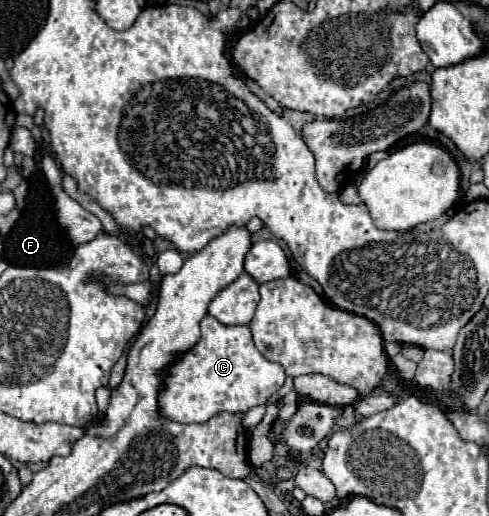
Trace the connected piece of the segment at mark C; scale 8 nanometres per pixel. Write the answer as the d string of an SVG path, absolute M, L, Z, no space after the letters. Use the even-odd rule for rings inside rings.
M206 316L200 324L200 342L180 356L160 392L160 412L176 422L206 422L218 412L248 412L258 404L268 404L282 388L286 374L280 364L264 360L256 350L248 326L224 326L216 318Z

